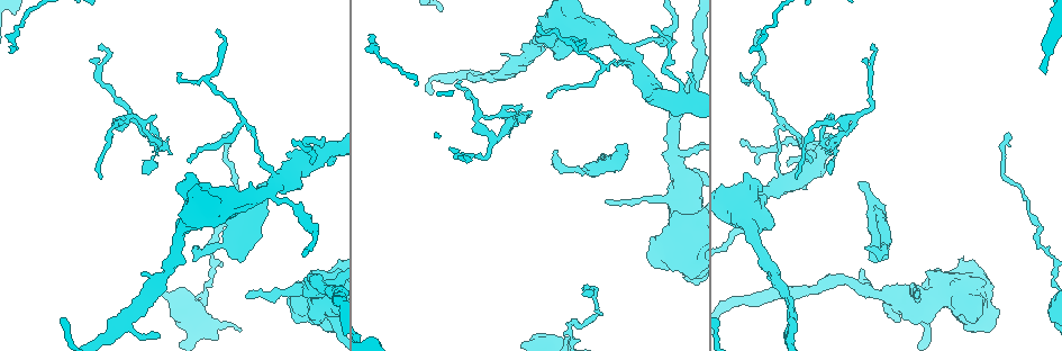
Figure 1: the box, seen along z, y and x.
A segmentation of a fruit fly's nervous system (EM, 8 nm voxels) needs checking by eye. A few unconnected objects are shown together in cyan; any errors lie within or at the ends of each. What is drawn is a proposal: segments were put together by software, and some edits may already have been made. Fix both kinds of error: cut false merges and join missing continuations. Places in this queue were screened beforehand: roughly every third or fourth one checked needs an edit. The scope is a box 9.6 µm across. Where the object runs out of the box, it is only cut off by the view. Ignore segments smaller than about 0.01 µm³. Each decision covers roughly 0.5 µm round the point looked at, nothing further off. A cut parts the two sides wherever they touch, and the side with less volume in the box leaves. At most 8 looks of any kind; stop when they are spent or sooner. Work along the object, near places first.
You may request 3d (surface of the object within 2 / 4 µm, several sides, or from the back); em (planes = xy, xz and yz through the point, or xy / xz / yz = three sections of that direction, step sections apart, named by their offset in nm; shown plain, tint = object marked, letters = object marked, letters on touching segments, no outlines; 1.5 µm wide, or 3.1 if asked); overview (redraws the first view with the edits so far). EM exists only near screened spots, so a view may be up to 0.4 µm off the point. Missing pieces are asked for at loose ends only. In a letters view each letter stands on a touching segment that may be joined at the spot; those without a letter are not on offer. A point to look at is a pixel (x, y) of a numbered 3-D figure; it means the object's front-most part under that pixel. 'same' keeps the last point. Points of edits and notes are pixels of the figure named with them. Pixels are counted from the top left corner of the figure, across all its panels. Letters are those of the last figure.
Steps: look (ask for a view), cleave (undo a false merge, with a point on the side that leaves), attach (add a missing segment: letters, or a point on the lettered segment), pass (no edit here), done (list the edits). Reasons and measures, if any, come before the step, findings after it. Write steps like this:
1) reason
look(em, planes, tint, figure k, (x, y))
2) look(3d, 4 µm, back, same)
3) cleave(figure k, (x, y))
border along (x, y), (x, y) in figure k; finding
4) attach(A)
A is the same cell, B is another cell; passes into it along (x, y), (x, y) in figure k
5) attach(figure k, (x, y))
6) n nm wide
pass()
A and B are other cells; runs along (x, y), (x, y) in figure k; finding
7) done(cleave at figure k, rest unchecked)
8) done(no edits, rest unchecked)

branch stops here
look(3d, 4 µm, figure 1, (459, 81))

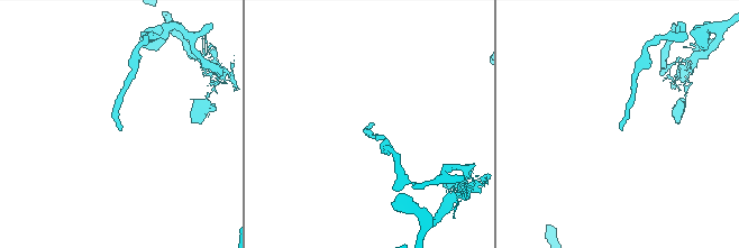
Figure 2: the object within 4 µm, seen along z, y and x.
shape alone is not enough
look(em, planes, tint, figure 2, (372, 122))

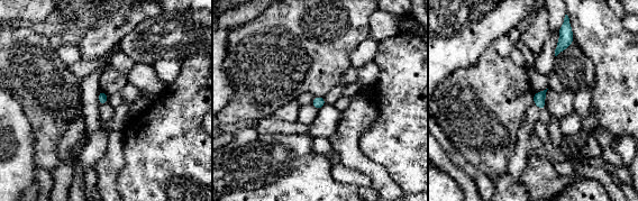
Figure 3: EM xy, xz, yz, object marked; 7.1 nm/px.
look(em, planes, letters, same)

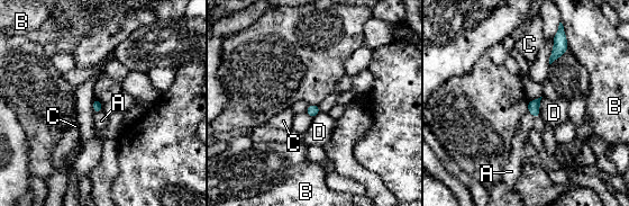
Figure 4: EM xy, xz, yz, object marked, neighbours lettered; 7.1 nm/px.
60 nm wide
attach(A)
A is the same cell, B, C and D are other cells; passes into it along (97, 105), (98, 112), (101, 121) in figure 4; the neuron continues

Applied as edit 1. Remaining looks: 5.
look(overview)

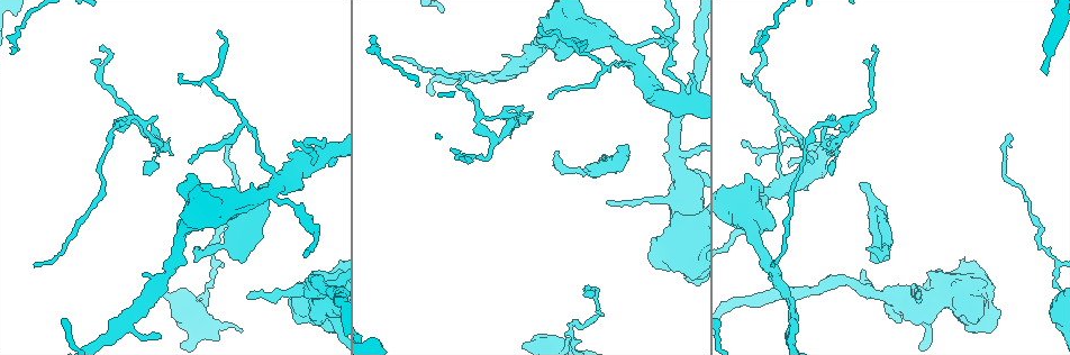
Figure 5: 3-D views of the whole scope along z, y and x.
end of a long branch
look(3d, 4 µm, figure 5, (871, 47))

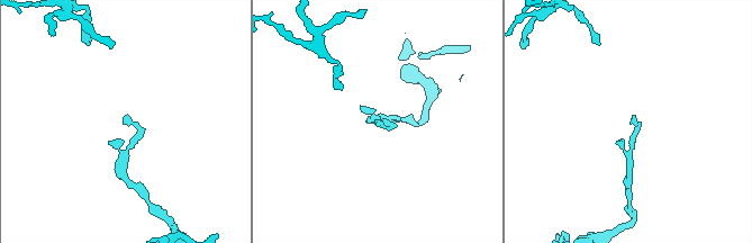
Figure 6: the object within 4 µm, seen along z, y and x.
look(em, xz, step 8, letters, figure 6, (633, 118))

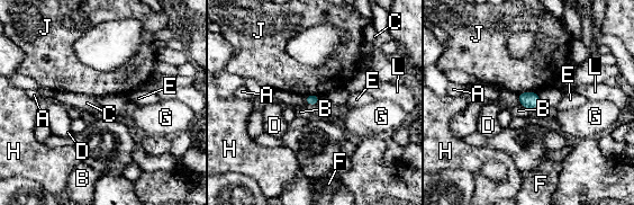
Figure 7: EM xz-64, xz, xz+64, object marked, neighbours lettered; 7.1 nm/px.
look(em, planes, letters, same)

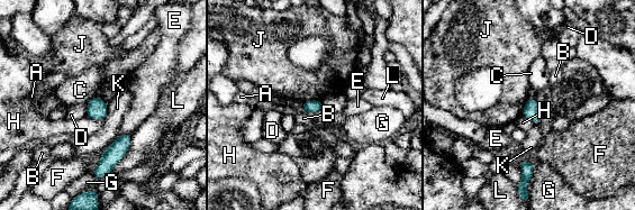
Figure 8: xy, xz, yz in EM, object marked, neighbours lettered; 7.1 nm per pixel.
pass()
A, B, C, D, E, F, G, H, J, K and L are other cells; border along (320, 100), (305, 100), (302, 102) in figure 8; none of them fits

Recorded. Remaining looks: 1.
look(em, planes, letters, figure 5, (393, 59))

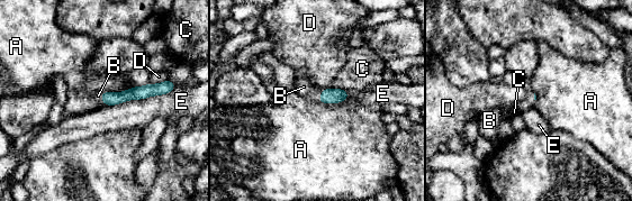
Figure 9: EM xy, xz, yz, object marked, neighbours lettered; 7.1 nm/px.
attach(B)
B is the same cell, A, C, D and E are other cells; passes into it along (328, 96), (321, 96), (304, 87) in figure 9; the neuron continues

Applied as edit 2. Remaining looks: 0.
done(attach at figure 4, attach at figure 9, rest unchecked)

